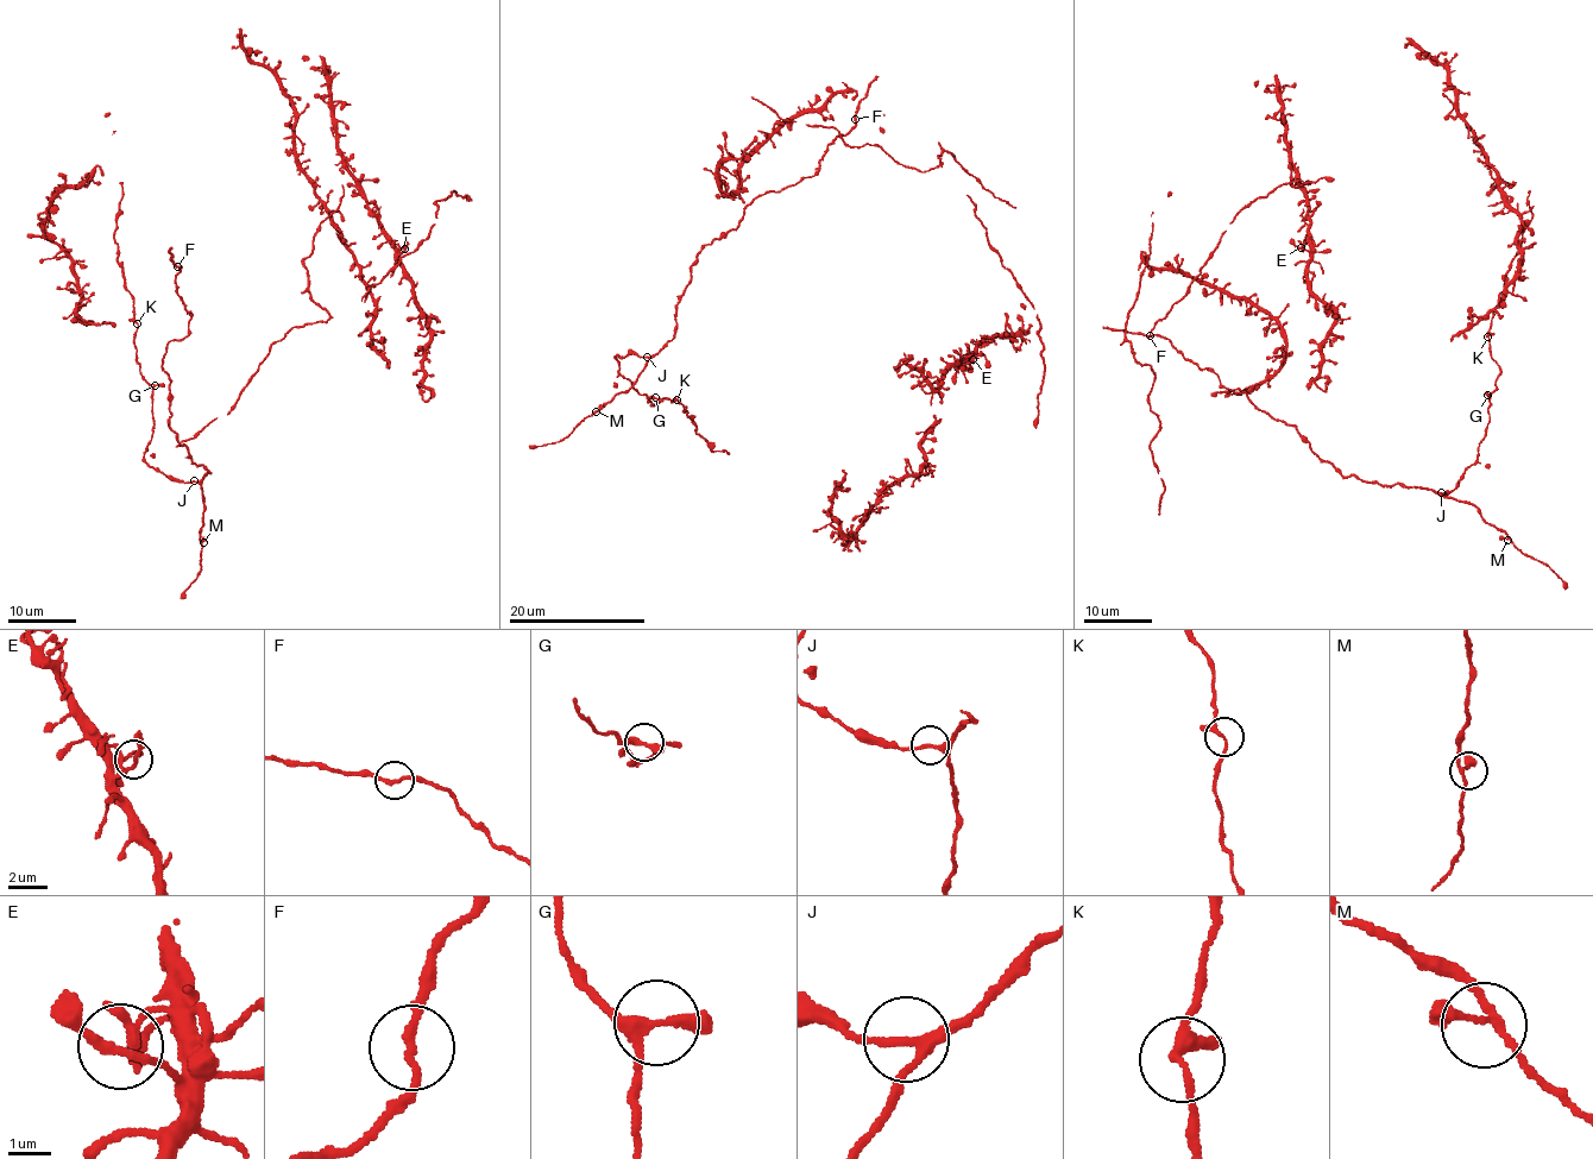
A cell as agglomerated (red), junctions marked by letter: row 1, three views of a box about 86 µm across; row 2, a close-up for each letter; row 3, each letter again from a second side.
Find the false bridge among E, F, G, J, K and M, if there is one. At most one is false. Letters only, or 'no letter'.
no letter

